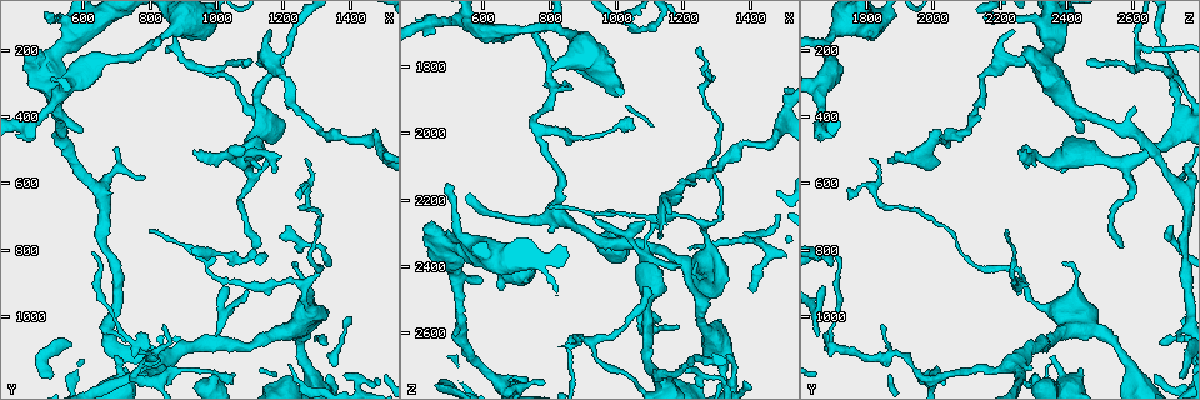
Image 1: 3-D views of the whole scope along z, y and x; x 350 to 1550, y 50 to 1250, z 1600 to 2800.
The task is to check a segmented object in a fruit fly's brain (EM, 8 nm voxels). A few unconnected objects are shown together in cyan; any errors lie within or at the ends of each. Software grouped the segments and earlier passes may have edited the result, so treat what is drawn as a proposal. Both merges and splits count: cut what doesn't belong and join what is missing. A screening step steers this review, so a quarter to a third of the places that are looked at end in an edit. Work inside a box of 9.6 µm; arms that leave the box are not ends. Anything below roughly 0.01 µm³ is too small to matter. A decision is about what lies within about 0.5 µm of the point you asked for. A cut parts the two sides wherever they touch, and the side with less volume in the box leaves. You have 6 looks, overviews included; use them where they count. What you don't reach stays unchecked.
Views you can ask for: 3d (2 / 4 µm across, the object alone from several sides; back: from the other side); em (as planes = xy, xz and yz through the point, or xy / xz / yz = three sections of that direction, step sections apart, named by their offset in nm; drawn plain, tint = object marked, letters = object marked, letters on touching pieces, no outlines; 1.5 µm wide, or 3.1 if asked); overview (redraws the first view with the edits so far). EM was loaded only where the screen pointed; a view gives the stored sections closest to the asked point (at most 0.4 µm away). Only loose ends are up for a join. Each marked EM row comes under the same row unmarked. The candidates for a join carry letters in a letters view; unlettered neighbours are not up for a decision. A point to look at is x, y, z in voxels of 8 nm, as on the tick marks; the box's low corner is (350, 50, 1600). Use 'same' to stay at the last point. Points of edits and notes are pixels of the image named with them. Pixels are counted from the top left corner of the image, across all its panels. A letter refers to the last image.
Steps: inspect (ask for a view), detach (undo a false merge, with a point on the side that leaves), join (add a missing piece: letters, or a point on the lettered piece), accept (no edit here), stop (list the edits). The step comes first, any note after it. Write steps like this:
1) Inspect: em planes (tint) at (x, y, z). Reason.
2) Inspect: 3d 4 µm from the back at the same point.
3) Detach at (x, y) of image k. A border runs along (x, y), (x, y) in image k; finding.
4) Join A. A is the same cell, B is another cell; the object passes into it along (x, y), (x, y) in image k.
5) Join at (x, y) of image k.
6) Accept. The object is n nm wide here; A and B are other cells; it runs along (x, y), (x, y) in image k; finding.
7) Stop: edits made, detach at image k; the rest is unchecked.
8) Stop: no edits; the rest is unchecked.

Inspect: em xy step 8 (letters) at (800, 750, 2230). Branch stops here.

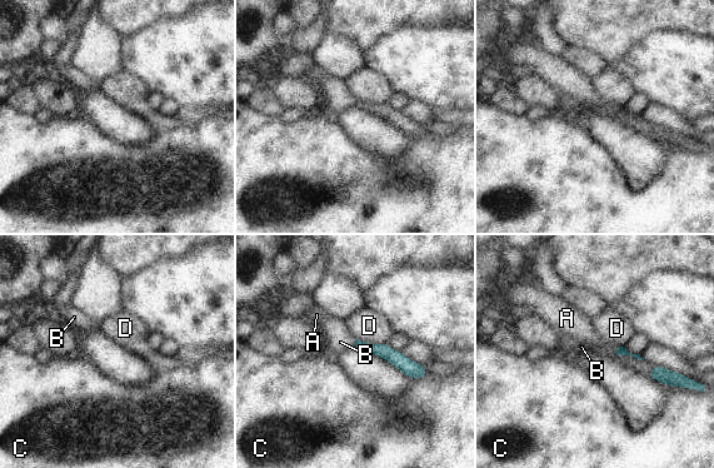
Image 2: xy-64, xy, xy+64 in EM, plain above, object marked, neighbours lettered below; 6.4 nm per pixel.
Join at (338, 338) of image 2. B is the same cell, A, C and D are other cells; it goes on there.

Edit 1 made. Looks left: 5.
Inspect: overview. Redraw.

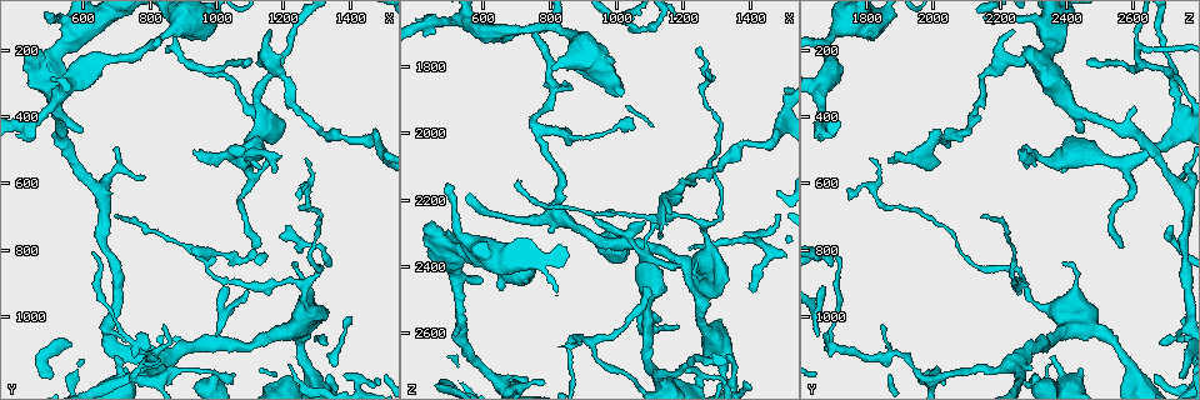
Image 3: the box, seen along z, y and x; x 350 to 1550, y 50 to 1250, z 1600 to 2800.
Inspect: em yz step 8 (tint) at (1060, 1160, 1980). Free end.

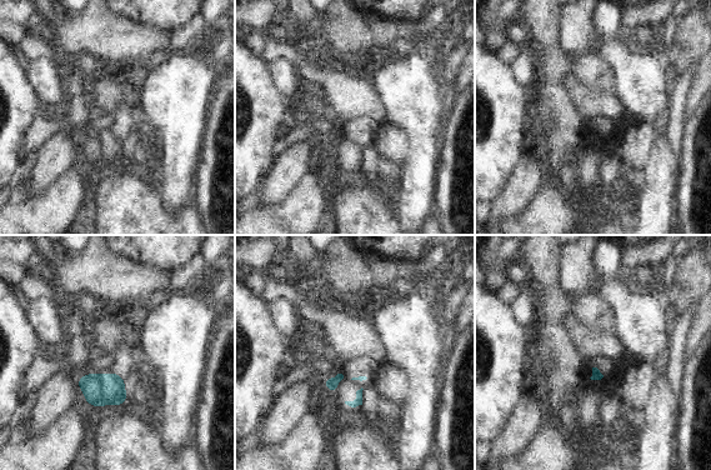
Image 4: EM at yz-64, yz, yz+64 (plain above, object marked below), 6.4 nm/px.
Inspect: em xy step 8 (letters) at the same point. Cut it another way.

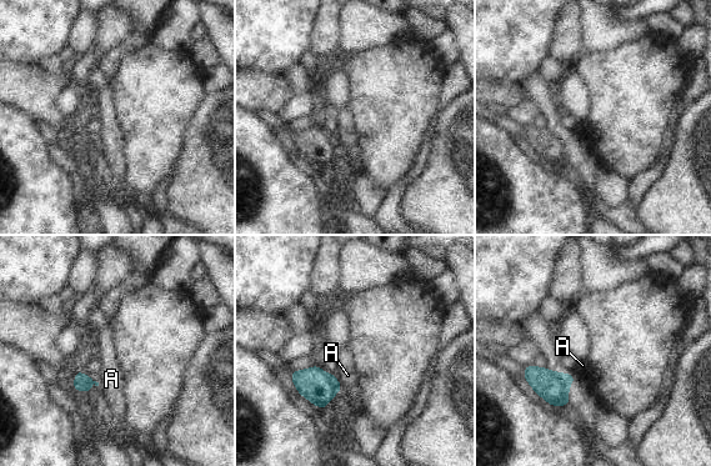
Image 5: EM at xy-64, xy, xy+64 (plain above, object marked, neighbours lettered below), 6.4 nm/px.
Accept. A is another cell; a border runs along (335, 375), (343, 389) in image 5; no lettered piece goes on from it.

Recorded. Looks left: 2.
Inspect: em planes (letters) at (760, 1090, 1700). Sharp bend.

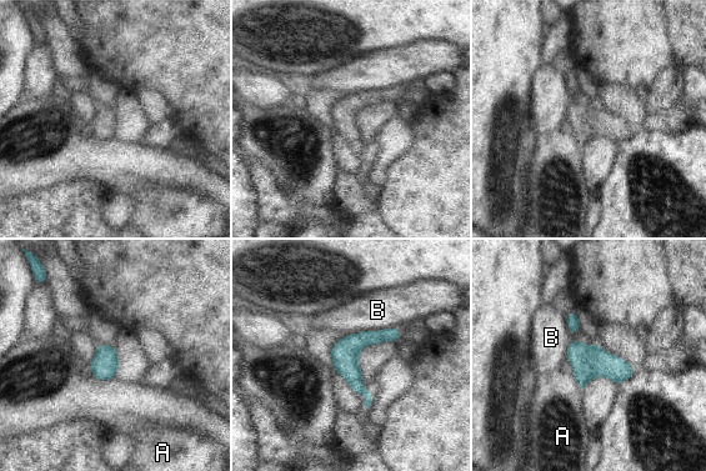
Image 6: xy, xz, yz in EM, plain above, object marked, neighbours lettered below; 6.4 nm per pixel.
Accept. A and B are other cells; continuous, no second neuron.

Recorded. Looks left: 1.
Stop: edits made, join at image 2; the rest is unchecked.

